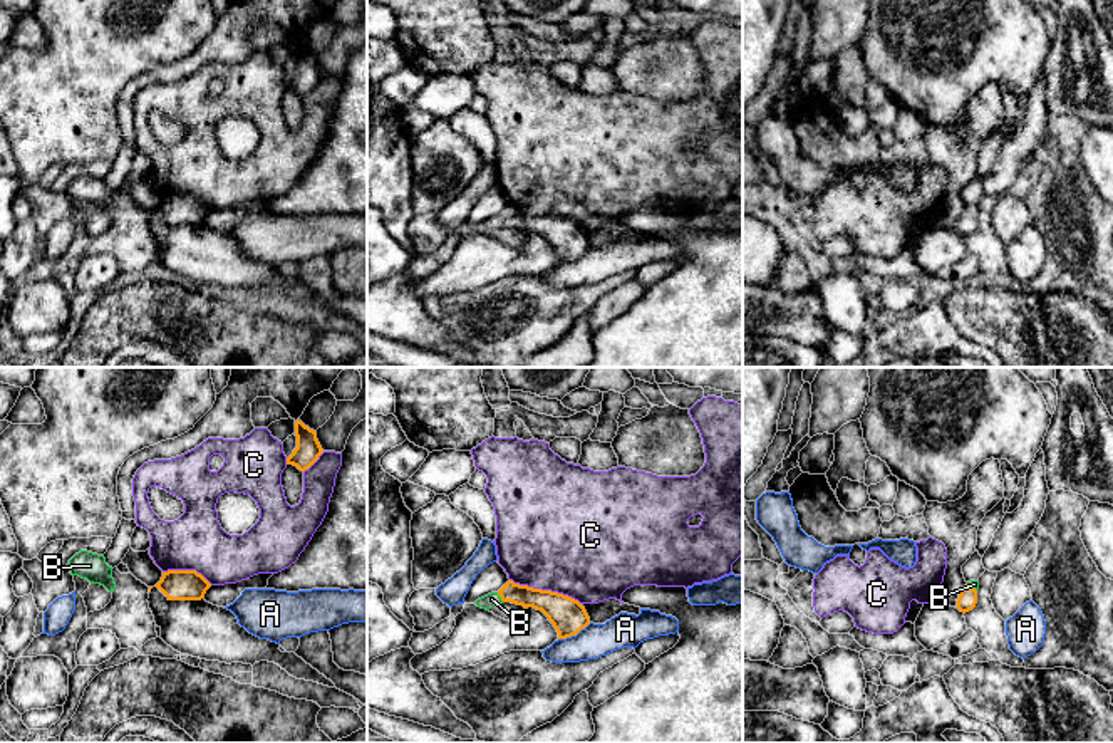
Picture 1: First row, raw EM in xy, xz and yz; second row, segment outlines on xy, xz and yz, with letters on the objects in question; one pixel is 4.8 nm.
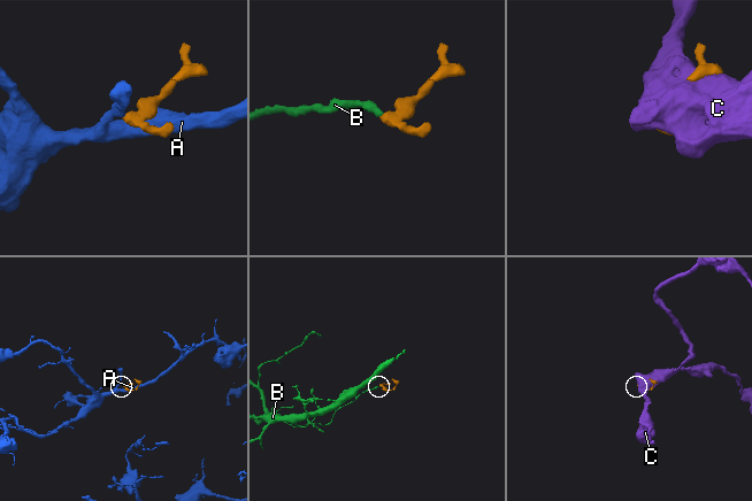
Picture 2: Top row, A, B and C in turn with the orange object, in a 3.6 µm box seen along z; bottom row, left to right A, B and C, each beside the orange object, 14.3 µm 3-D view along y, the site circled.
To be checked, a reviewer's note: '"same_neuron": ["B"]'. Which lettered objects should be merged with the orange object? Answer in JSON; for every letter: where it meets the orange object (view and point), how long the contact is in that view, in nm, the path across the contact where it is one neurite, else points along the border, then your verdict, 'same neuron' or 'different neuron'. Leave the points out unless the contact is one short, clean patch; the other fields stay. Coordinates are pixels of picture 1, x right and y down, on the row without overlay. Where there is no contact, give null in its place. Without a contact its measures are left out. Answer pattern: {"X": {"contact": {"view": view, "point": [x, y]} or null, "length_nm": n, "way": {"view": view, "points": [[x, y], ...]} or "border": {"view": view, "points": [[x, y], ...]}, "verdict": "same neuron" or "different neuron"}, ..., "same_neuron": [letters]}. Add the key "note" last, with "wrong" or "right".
{"A": {"contact": {"view": "xz", "point": [574, 259]}, "length_nm": 180, "border": {"view": "xz", "points": [[590, 247], [575, 259], [559, 264]]}, "verdict": "different neuron"}, "B": {"contact": {"view": "xz", "point": [500, 220]}, "length_nm": 60, "way": {"view": "xz", "points": [[548, 227], [527, 220], [500, 220], [491, 223]]}, "verdict": "same neuron"}, "C": {"contact": {"view": "xz", "point": [545, 215]}, "length_nm": 360, "verdict": "different neuron"}, "same_neuron": ["B"], "note": "right"}

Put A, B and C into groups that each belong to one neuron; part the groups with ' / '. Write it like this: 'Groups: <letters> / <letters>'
Groups: A / B / C

